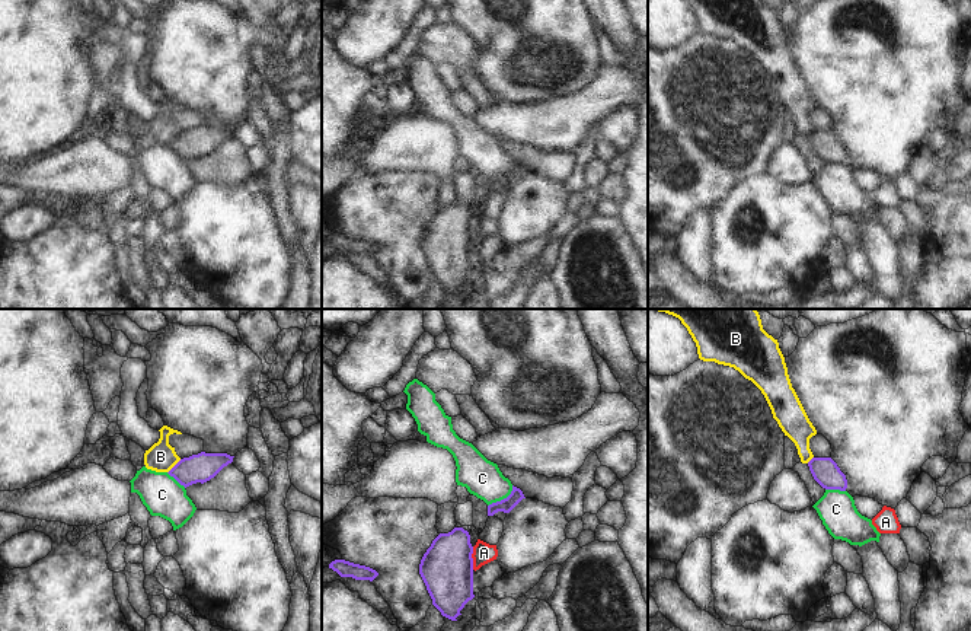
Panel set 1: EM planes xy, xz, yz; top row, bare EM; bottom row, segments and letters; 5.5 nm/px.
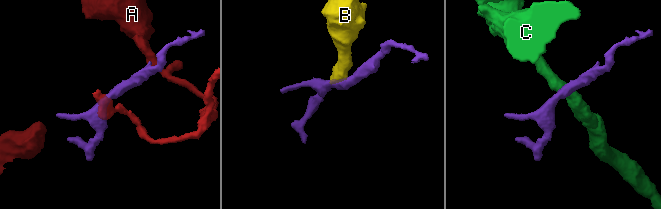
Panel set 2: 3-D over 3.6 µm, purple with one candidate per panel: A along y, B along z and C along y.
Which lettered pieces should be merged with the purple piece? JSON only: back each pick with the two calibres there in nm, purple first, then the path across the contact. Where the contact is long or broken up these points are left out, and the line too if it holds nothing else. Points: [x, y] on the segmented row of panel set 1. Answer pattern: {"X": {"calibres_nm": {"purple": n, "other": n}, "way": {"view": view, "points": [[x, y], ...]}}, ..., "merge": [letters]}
{"merge": []}

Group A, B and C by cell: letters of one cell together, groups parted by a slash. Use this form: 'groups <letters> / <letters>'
groups A / B / C

